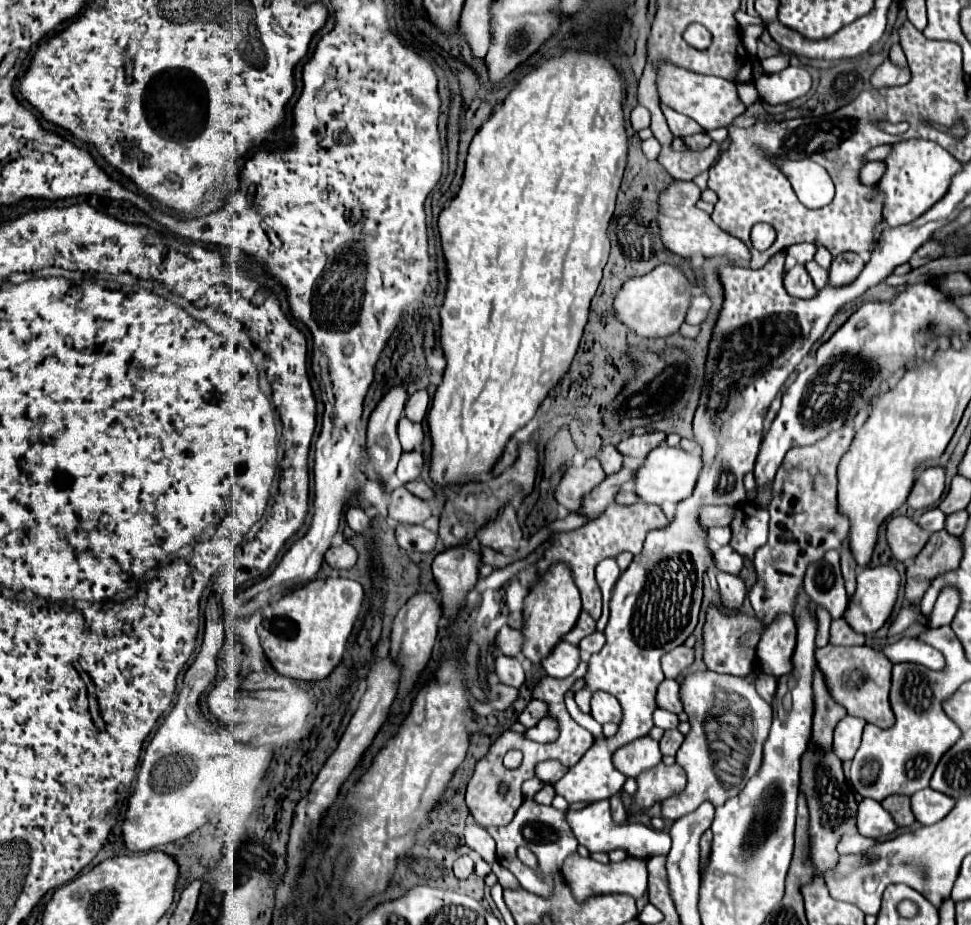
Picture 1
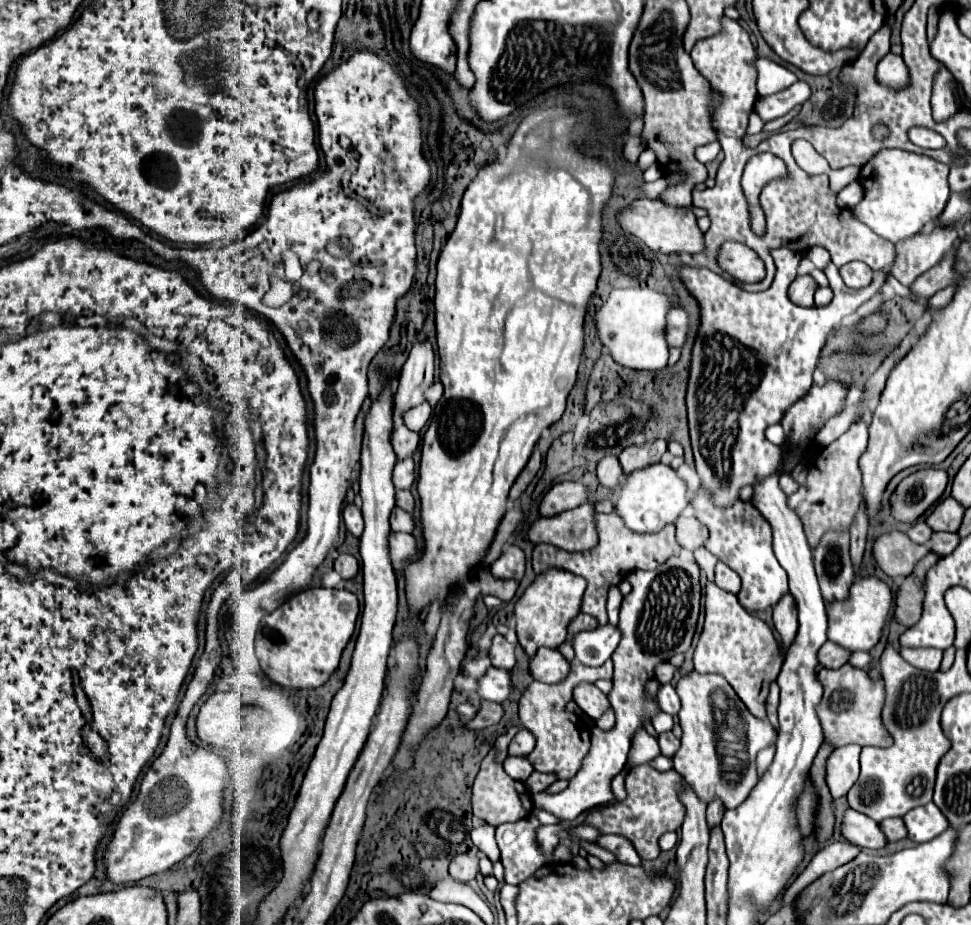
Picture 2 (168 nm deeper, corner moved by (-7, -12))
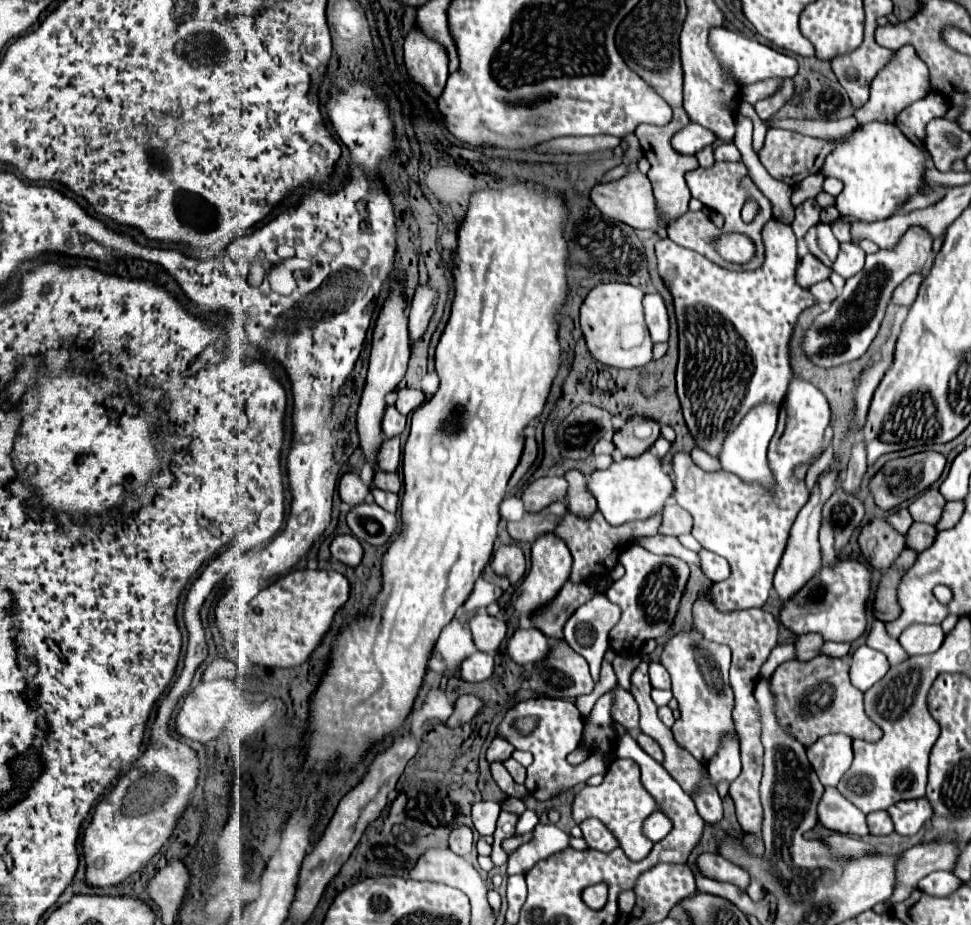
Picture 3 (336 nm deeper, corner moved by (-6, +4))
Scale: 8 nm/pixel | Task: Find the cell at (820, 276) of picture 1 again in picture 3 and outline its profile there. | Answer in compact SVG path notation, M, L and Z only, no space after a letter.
M829 280L813 284L811 286L811 294L815 296L817 304L821 304L821 306L825 306L825 304L829 304L829 302L833 302L837 298L837 290L835 290L835 286Z

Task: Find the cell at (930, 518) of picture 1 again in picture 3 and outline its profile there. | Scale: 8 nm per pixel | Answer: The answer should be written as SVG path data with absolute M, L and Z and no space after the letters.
M903 508L903 510L897 510L897 512L893 512L891 516L887 516L887 522L899 532L899 534L905 534L907 530L909 530L909 526L913 524L913 520L911 520L911 514Z

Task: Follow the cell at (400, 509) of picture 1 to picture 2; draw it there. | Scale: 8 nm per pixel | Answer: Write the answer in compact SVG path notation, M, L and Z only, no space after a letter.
M394 508L392 516L390 516L390 526L394 532L414 532L416 524L410 512L402 510L402 508Z

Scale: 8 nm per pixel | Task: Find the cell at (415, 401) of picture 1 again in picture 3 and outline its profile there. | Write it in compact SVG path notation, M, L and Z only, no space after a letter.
M403 388L403 390L397 390L397 402L395 402L395 408L401 412L401 414L411 414L413 410L417 410L421 404L425 402L425 394L421 390L415 390L415 388Z

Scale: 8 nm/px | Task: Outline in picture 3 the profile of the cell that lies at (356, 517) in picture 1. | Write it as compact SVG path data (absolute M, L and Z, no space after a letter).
M355 472L343 474L343 478L339 480L339 496L345 502L345 506L357 506L365 502L369 496L369 490L371 486L365 484Z

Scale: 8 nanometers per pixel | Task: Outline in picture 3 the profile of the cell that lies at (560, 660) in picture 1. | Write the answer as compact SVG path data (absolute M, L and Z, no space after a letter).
M517 628L507 640L507 654L515 664L533 664L543 660L549 652L549 638L537 628Z

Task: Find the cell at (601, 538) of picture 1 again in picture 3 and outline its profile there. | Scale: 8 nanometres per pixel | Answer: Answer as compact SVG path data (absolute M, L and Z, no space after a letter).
M595 512L589 520L581 520L573 514L567 514L559 522L559 526L555 528L555 534L567 542L567 546L573 554L571 580L573 582L589 582L593 578L607 576L618 563L619 552L623 552L633 542L633 538L637 538L637 536L657 534L659 524L661 524L659 514L651 516L647 520L635 520L635 522L627 522L621 526L611 526L599 512Z

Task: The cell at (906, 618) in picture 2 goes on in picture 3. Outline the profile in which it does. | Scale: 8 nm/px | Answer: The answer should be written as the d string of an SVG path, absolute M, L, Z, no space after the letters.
M905 548L899 558L893 562L893 566L883 574L875 600L873 600L873 616L881 622L891 622L899 616L899 604L897 604L897 584L901 582L903 574L913 566L917 558L915 550Z

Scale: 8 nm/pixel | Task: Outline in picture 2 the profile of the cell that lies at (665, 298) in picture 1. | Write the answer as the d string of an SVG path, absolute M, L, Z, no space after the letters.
M626 288L614 290L604 306L596 312L596 326L600 340L610 356L622 366L634 370L660 370L668 364L668 342L664 336L666 314L672 310L672 302L666 294L652 288Z

